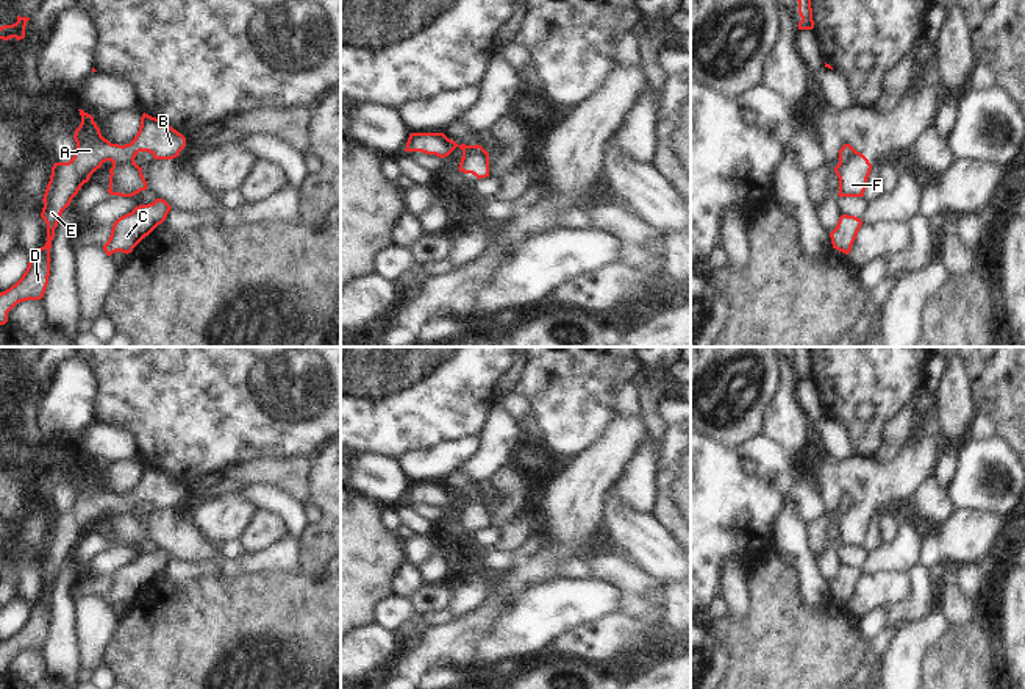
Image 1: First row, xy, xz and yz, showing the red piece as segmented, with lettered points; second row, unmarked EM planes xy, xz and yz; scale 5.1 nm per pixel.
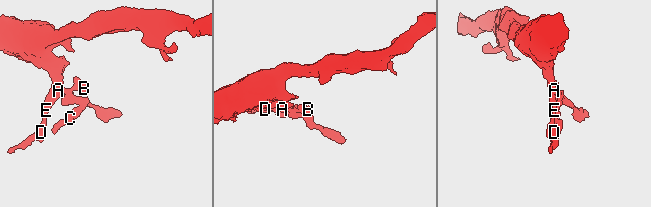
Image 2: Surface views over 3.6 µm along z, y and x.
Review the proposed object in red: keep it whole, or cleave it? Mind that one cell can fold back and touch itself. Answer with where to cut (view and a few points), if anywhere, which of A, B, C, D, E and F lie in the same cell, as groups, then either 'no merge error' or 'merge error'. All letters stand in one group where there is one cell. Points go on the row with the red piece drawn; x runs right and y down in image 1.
cut xy (133, 160), (113, 164); groups A B D E / C F; merge error

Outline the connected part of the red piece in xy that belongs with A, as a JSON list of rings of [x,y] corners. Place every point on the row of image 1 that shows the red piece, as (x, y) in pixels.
[[[78,109],[81,123],[75,130],[77,148],[69,162],[55,162],[44,194],[41,217],[47,223],[47,242],[31,256],[22,278],[0,292],[0,325],[8,322],[8,312],[20,302],[41,300],[50,277],[50,248],[62,211],[70,205],[81,186],[103,162],[133,162],[139,152],[148,152],[155,159],[173,159],[186,147],[186,137],[164,120],[142,114],[138,134],[130,144],[111,144],[100,133],[94,117]]]

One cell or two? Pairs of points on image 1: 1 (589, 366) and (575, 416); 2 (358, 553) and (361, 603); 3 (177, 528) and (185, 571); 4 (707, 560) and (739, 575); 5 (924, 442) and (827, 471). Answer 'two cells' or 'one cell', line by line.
1: one cell
2: one cell
3: two cells
4: two cells
5: one cell

